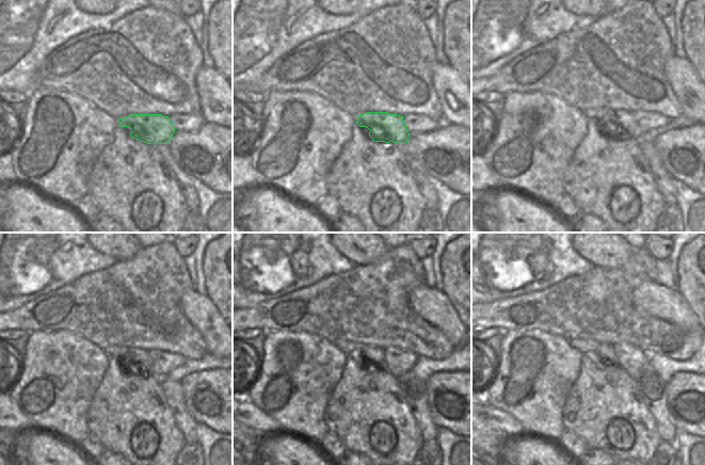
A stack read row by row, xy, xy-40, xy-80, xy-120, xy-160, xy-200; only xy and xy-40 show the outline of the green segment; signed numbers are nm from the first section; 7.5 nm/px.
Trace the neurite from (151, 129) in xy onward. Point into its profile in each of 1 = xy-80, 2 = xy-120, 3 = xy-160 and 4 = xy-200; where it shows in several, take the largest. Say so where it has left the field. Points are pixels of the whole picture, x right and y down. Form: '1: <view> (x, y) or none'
1: xy-80 (624, 119)
2: xy-120 (132, 356)
3: xy-160 (371, 355)
4: xy-200 (606, 352)

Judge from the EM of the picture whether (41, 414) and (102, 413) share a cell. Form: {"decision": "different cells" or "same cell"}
{"decision": "different cells"}

